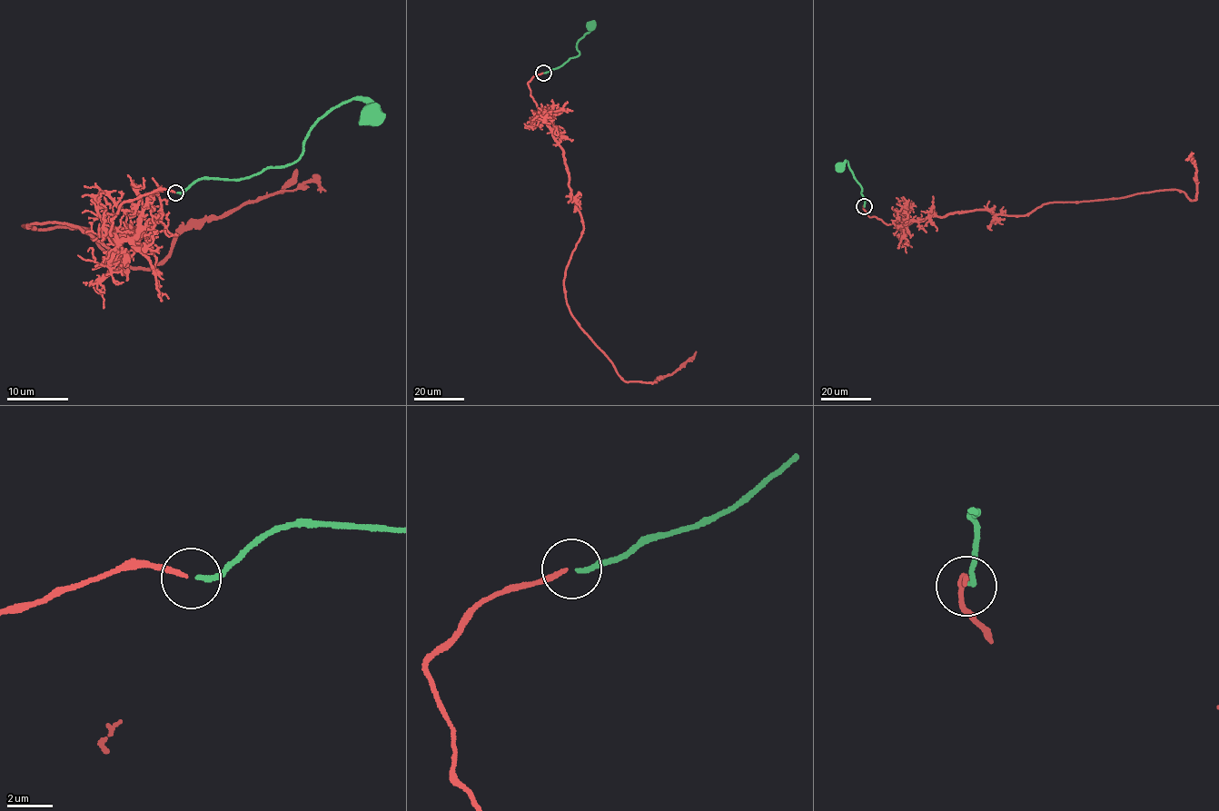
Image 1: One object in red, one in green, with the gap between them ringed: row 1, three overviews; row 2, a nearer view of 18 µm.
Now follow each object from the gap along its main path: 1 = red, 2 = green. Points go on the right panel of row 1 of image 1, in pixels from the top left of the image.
1: (863, 206), (904, 226), (1155, 191), (1195, 200), (1196, 167), (1185, 160)
2: (864, 206), (866, 198), (847, 161), (838, 168)

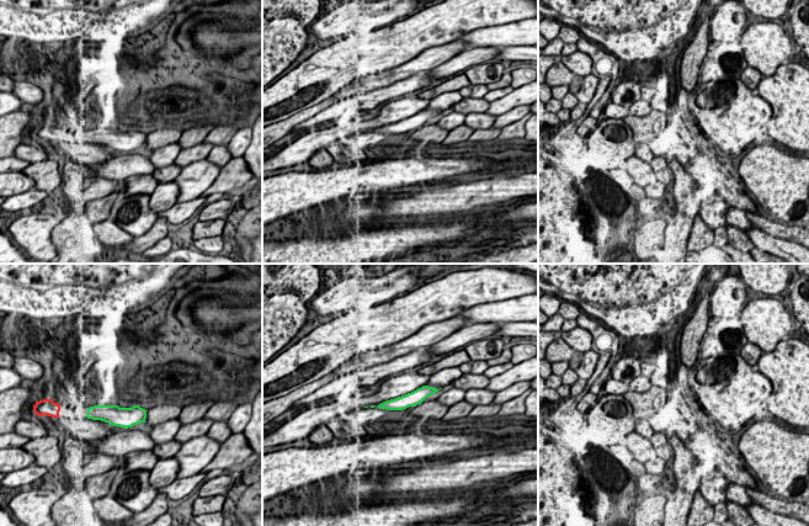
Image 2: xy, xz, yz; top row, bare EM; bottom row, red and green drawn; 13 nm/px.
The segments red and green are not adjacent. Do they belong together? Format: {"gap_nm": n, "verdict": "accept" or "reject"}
{"gap_nm": 360, "verdict": "accept"}

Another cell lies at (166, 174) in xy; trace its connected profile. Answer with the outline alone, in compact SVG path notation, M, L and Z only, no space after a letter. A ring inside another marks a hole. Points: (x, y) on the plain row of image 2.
M169 165L161 169L155 170L151 175L159 184L165 184L175 180L175 177L181 172L182 168L177 165Z

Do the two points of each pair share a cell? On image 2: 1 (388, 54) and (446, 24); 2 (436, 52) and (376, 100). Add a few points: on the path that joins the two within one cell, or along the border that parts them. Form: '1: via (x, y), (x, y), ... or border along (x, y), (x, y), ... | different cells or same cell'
1: via (403, 41), (431, 27) | same cell
2: border along (427, 69), (419, 70), (373, 90) | different cells

